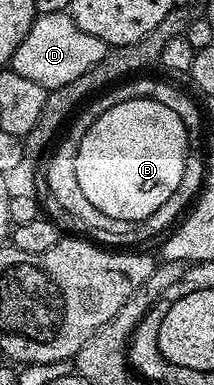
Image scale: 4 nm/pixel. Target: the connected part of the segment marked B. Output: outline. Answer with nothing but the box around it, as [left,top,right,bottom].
[78,100,190,219]

